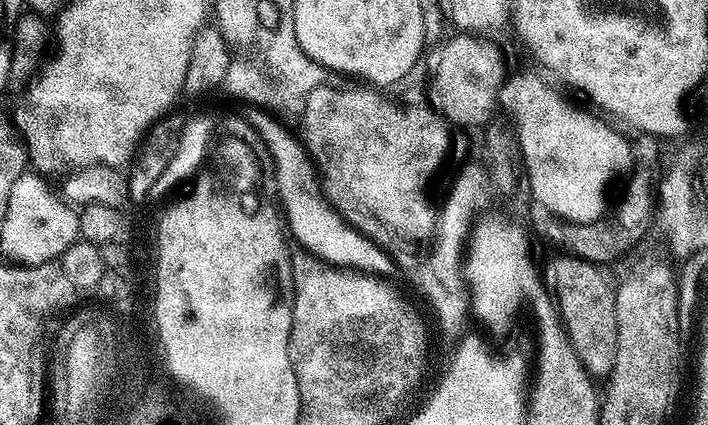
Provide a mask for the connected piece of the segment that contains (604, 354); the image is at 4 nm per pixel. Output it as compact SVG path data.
M567 254L557 256L552 262L544 266L542 272L542 279L545 288L548 289L549 293L554 297L554 303L558 309L558 315L561 324L564 326L564 333L568 336L568 341L574 346L574 354L578 354L578 358L582 362L582 366L588 371L588 375L593 378L607 378L614 370L614 354L618 354L618 318L616 317L616 293L614 291L613 285L608 285L608 280L603 276L601 269L588 260L578 259L575 256L569 256Z

